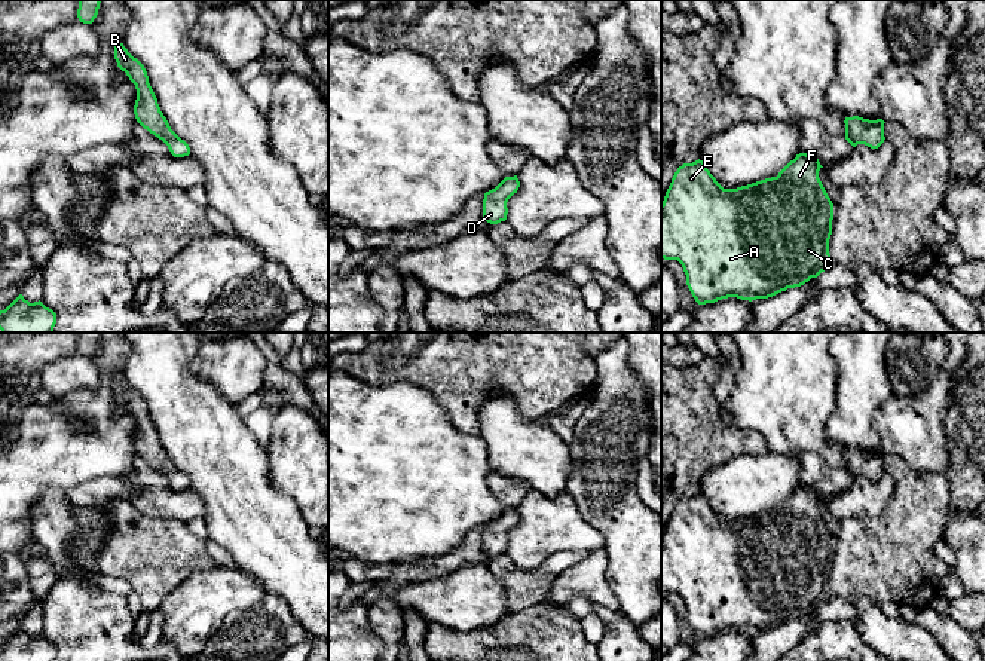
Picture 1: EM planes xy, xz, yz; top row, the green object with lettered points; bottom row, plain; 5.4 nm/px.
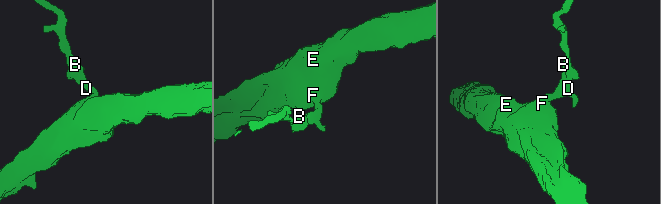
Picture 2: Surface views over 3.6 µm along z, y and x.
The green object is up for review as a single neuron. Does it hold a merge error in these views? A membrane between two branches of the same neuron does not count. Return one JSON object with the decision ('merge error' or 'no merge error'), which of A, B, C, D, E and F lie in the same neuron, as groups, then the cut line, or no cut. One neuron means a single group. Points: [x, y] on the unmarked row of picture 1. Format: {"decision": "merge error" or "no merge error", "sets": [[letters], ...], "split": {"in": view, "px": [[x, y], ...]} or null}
{"decision": "no merge error", "sets": [["A", "B", "C", "D", "E", "F"]], "split": null}

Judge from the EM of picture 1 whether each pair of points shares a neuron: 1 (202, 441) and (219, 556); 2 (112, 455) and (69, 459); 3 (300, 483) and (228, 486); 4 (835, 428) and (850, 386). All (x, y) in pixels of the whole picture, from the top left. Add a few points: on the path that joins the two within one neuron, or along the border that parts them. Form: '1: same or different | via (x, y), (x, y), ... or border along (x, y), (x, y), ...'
1: different | border along (208, 538), (220, 544), (236, 565)
2: same | via (101, 455), (79, 455)
3: different | border along (266, 450), (272, 484), (285, 493), (297, 508)
4: same | via (846, 418), (850, 413), (850, 397)

